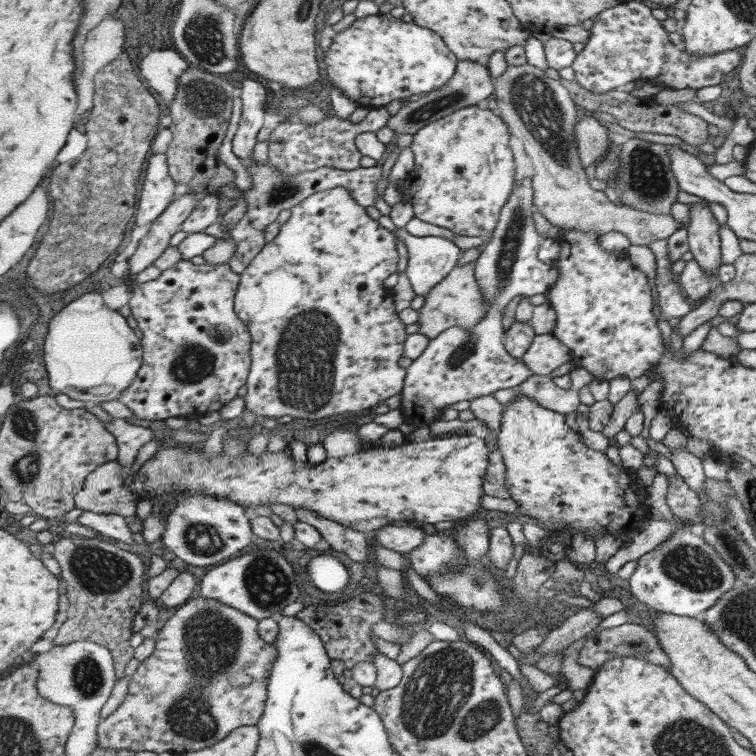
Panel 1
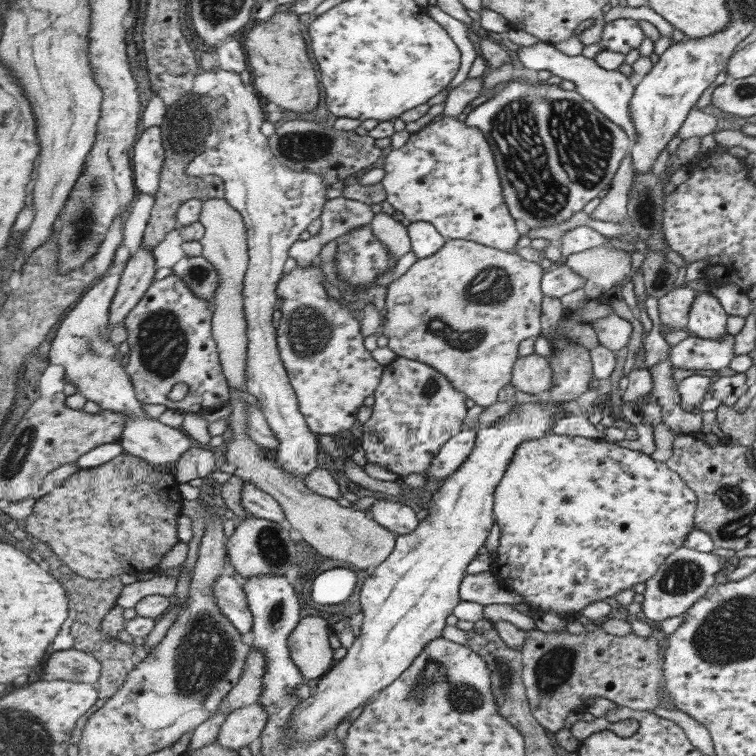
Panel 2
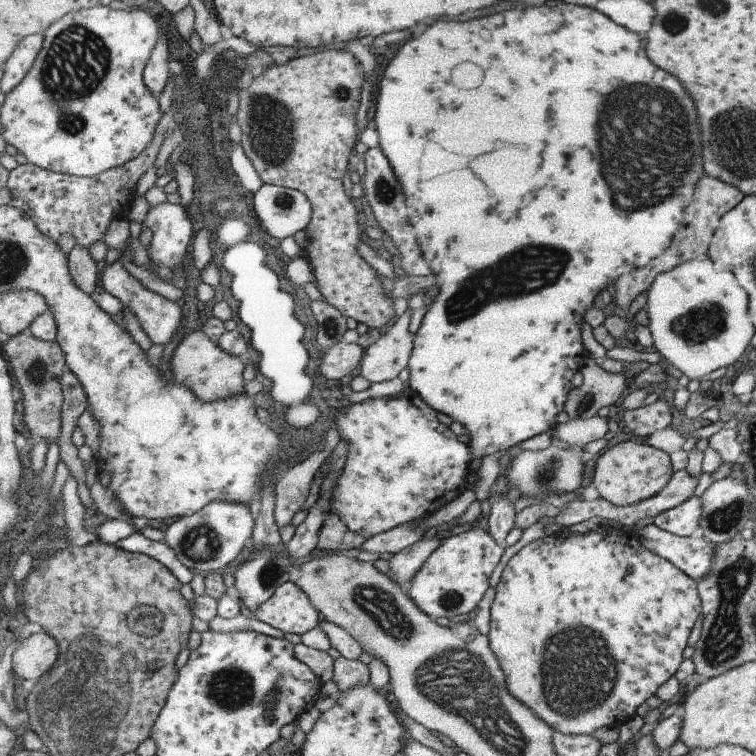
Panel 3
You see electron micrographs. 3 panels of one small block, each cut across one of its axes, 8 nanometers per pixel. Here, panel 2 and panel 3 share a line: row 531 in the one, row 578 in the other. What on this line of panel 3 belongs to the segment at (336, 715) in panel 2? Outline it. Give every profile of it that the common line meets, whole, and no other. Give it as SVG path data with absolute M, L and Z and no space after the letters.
M481 528L468 529L449 536L423 564L406 591L420 610L429 613L436 620L446 622L450 619L464 619L470 612L477 610L479 602L491 588L491 574L505 554L504 547L490 531L485 532Z

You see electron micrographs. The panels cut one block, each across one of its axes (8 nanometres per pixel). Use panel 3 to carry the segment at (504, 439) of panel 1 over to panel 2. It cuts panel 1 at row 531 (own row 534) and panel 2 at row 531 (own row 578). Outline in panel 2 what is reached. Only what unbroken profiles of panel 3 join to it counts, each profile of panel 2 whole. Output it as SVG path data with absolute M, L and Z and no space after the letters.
M553 432L543 438L524 442L516 450L516 457L513 458L501 484L497 487L495 501L496 524L500 527L500 545L492 556L493 563L489 570L507 588L522 594L527 605L541 612L557 612L565 620L574 618L593 602L607 600L622 590L633 589L635 585L645 584L651 580L669 555L683 546L694 529L696 509L694 492L680 479L676 471L669 470L666 462L655 460L650 454L617 446L609 441L559 435Z

